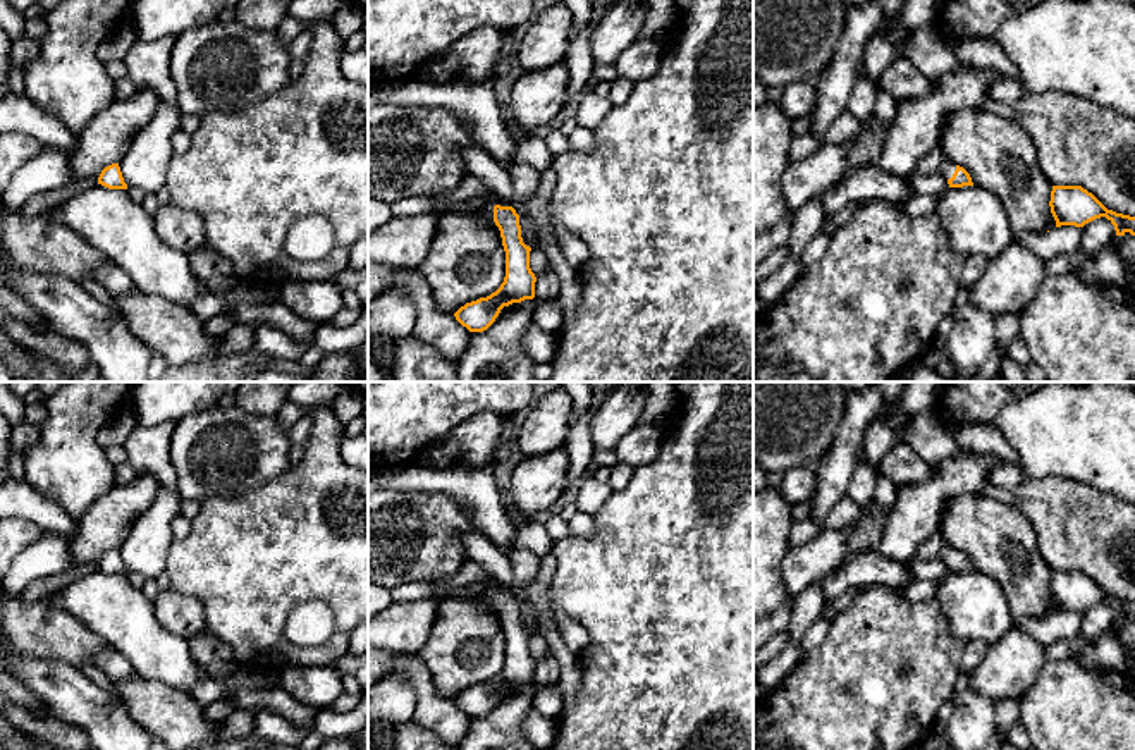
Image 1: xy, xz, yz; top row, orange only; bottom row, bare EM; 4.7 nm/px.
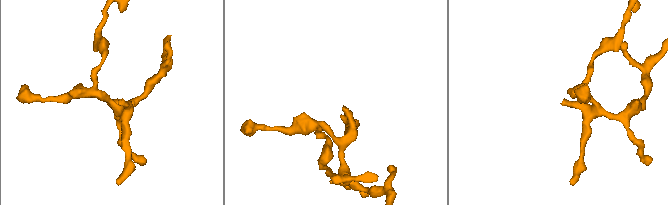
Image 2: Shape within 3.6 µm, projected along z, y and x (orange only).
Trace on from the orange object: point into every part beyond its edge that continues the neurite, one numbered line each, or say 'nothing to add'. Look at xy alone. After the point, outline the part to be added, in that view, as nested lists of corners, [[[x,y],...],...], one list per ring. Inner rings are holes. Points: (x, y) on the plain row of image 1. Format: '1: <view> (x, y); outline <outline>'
nothing to add

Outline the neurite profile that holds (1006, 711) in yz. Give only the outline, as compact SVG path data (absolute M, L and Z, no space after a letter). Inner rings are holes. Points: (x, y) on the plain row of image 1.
M1015 697L1003 698L994 702L996 714L996 728L1004 735L1011 729L1011 726L1020 721L1020 700Z

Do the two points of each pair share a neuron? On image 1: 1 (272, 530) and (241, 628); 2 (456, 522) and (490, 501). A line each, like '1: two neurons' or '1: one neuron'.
1: one neuron
2: two neurons

